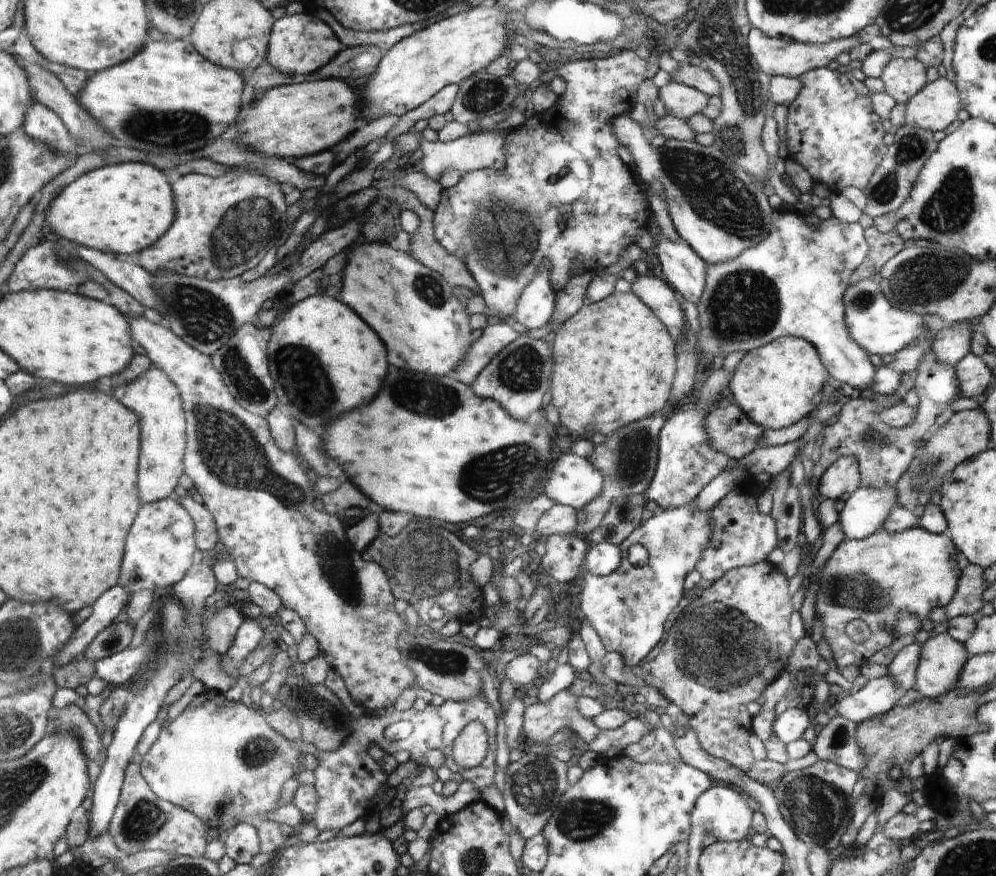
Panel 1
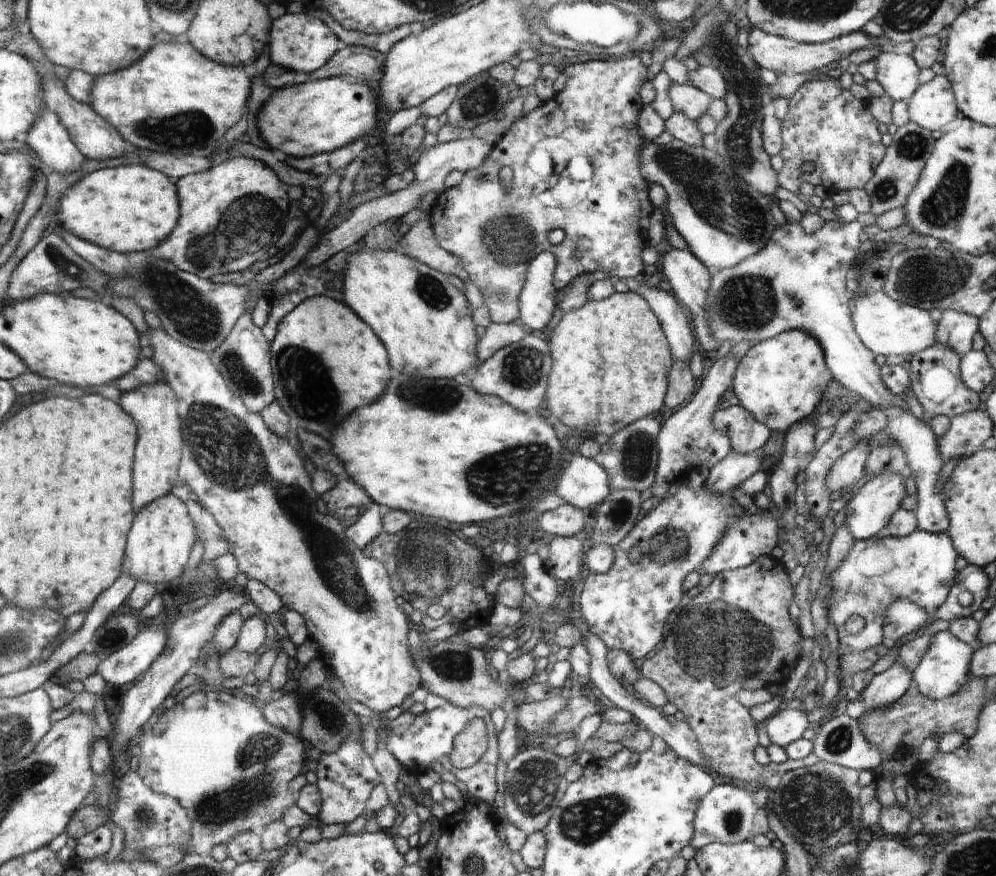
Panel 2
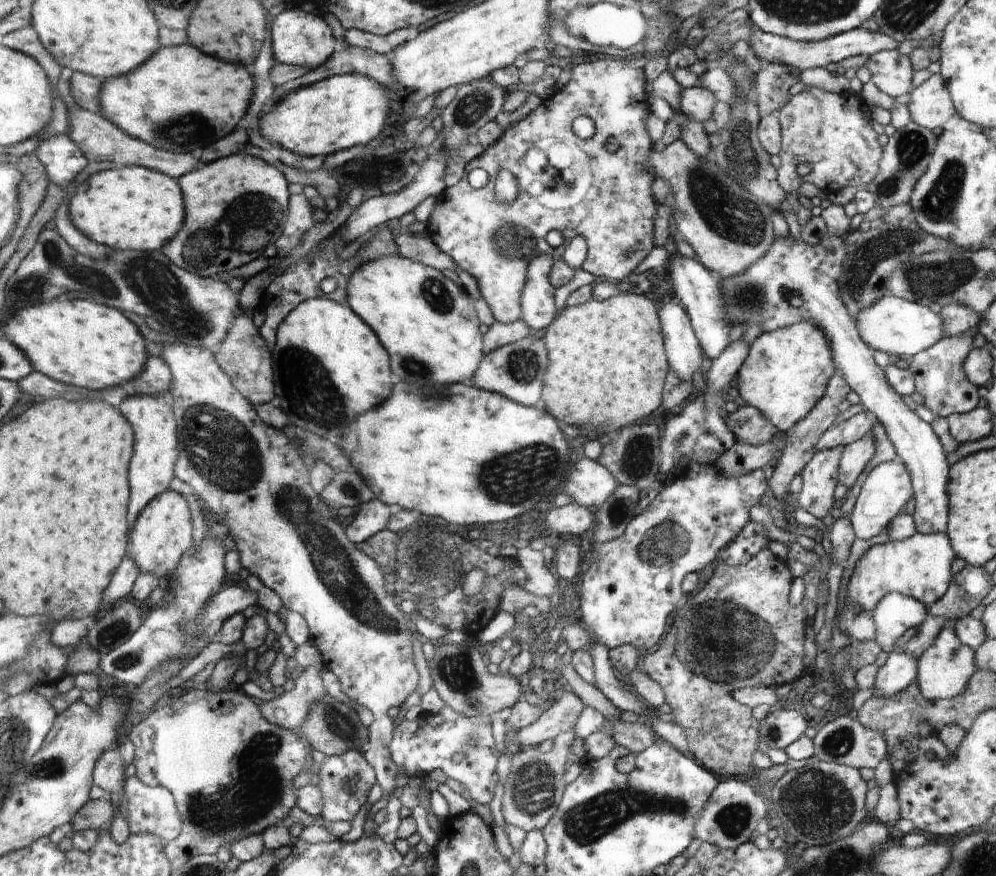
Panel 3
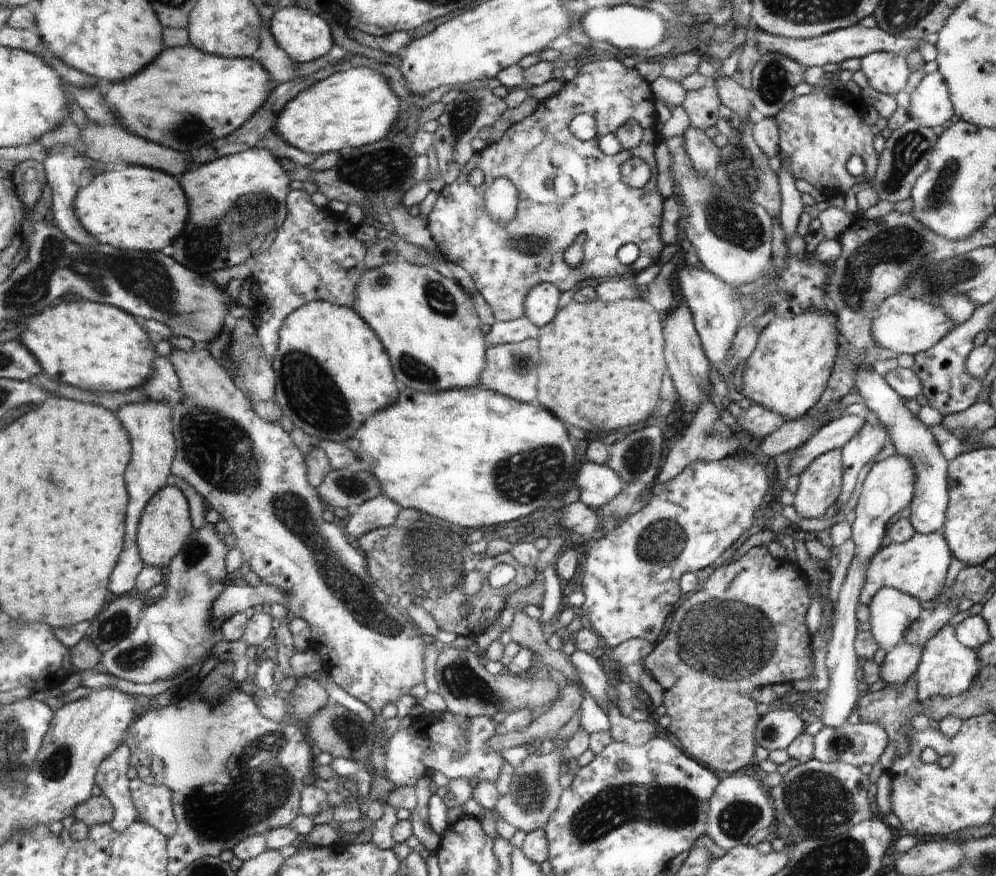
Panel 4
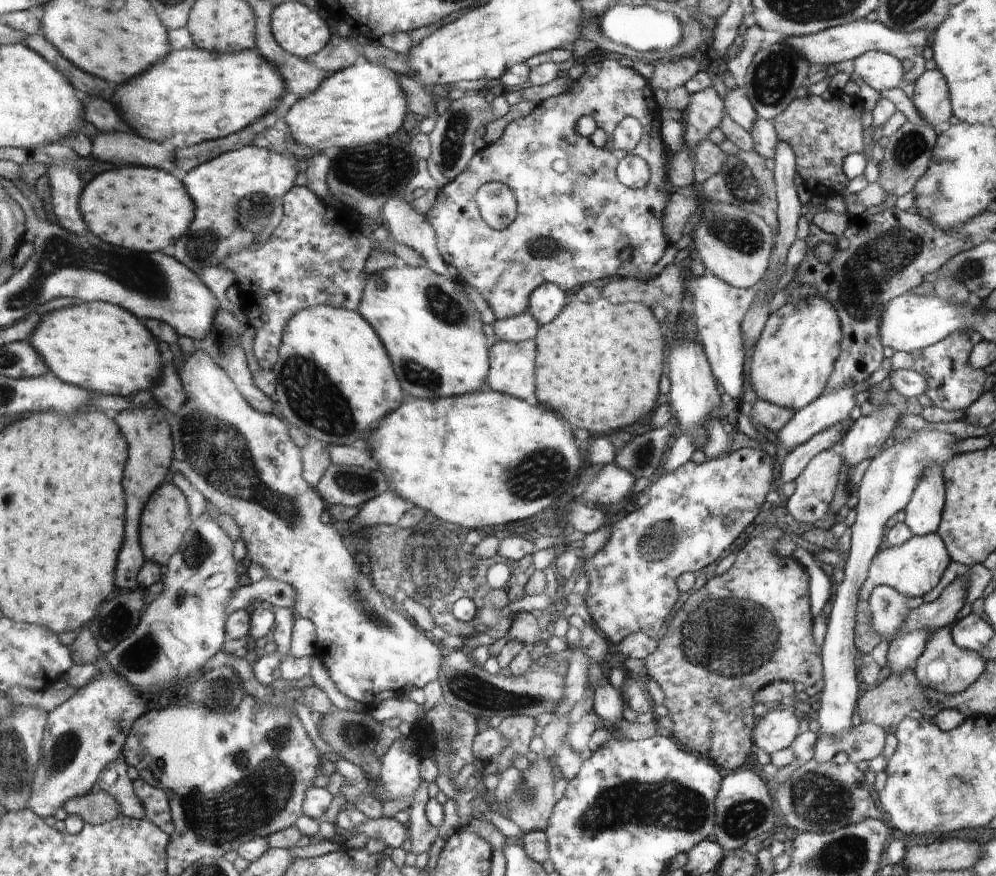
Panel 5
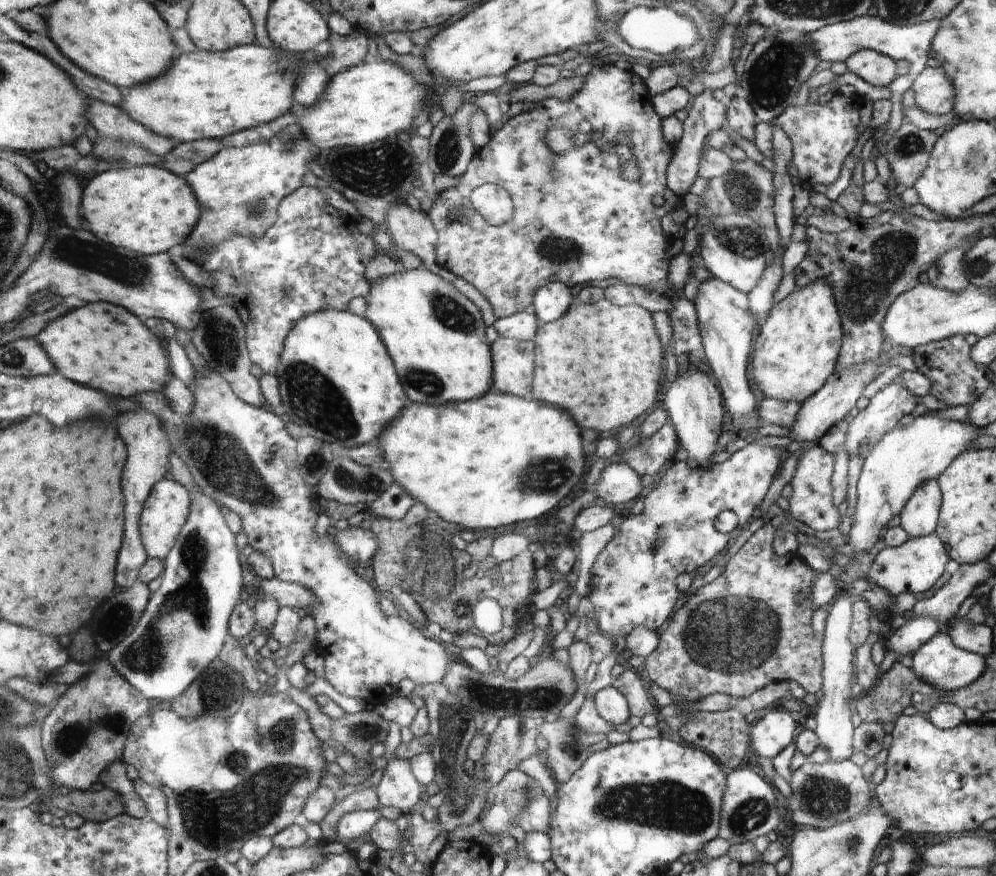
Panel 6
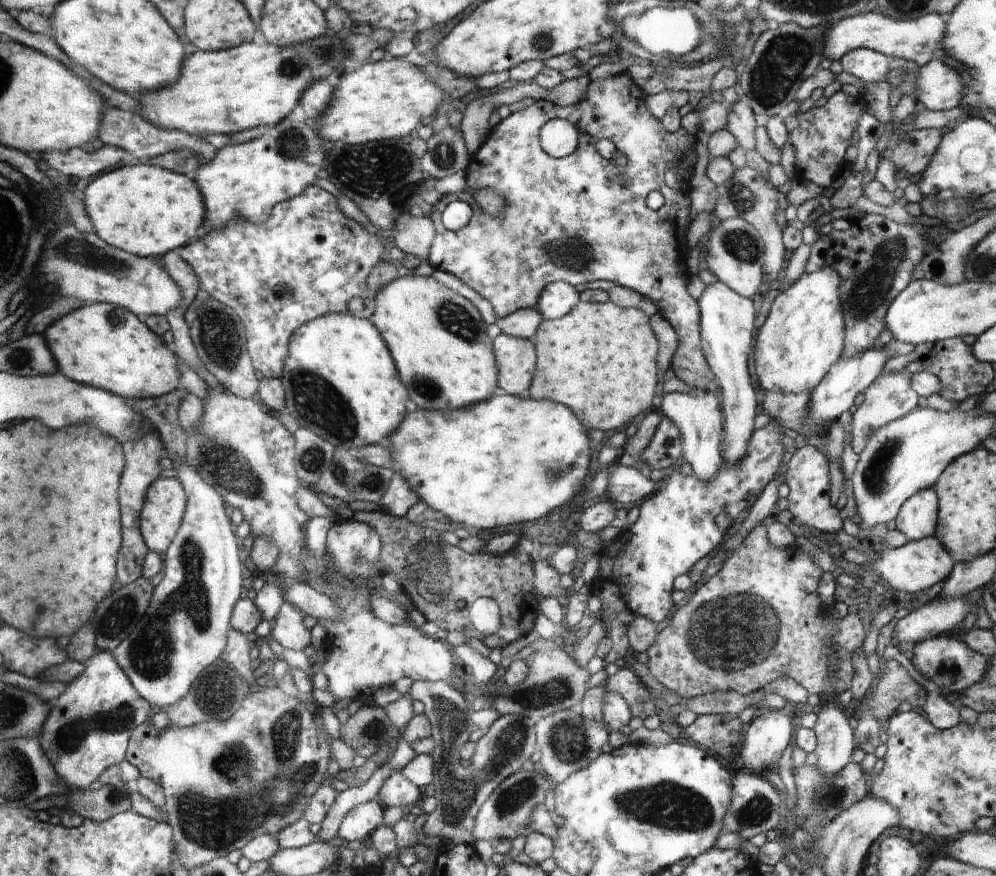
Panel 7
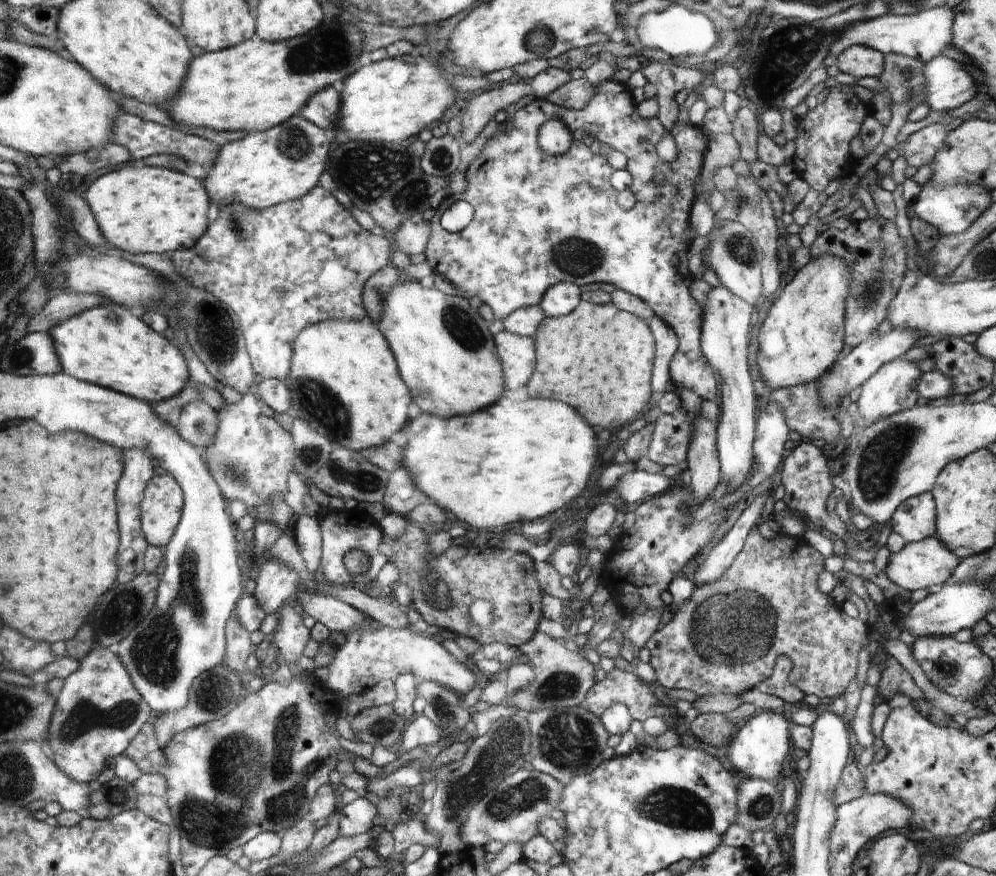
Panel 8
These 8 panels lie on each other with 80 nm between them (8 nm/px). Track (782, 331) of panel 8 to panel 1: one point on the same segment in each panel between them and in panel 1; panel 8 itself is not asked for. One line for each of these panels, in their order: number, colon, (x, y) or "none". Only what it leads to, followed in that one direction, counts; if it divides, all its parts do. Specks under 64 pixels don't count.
1: (776, 385)
2: (781, 381)
3: (786, 371)
4: (788, 370)
5: (795, 355)
6: (798, 348)
7: (802, 338)

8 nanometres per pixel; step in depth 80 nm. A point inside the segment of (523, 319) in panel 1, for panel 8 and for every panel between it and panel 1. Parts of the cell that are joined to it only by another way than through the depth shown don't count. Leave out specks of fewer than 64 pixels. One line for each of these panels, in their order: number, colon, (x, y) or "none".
2: (538, 298)
3: (538, 308)
4: (541, 304)
5: (545, 304)
6: (553, 301)
7: (559, 298)
8: (560, 300)

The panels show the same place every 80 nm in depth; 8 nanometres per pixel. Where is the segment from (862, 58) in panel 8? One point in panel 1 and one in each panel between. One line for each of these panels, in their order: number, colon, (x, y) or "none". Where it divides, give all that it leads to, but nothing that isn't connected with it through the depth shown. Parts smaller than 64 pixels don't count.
1: (902, 78)
2: (898, 74)
3: (892, 72)
4: (888, 73)
5: (881, 71)
6: (878, 70)
7: (865, 64)

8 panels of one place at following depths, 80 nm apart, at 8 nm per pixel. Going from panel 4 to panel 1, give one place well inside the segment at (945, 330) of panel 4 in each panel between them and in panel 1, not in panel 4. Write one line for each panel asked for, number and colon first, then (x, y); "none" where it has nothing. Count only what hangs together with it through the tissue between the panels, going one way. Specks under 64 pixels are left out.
1: (878, 327)
2: (885, 326)
3: (891, 324)

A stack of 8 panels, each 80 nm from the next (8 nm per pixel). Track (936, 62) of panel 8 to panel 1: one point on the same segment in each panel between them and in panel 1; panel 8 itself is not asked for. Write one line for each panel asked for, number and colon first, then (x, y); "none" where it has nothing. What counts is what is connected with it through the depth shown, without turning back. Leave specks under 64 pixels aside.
1: (934, 108)
2: (933, 106)
3: (930, 104)
4: (930, 104)
5: (931, 98)
6: (934, 91)
7: (939, 87)

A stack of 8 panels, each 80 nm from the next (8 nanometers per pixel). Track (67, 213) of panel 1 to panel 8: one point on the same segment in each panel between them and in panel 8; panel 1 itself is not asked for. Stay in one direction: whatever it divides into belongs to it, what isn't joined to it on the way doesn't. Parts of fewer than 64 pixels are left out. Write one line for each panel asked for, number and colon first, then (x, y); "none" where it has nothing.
2: (130, 208)
3: (135, 207)
4: (142, 208)
5: (146, 209)
6: (148, 209)
7: (148, 210)
8: (144, 209)

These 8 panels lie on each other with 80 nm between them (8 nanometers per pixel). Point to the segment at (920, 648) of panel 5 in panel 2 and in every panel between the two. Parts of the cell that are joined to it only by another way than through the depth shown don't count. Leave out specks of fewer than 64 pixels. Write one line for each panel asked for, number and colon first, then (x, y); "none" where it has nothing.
2: (885, 689)
3: (900, 670)
4: (900, 663)

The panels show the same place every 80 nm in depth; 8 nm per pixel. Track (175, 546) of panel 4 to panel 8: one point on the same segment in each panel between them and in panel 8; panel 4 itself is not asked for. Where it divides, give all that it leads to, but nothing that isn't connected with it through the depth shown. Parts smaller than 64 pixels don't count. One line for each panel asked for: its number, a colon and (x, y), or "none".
5: (167, 517)
6: (167, 509)
7: (161, 518)
8: (164, 501)

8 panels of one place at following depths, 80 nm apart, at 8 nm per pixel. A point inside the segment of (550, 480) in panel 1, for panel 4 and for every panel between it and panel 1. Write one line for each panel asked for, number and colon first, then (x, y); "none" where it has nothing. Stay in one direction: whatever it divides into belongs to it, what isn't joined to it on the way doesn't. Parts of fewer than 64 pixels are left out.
2: (584, 484)
3: (589, 484)
4: (597, 484)

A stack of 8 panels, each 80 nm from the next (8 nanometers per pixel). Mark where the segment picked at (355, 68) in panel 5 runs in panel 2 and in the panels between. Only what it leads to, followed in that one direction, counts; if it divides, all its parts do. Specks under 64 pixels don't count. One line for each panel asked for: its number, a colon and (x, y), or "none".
2: (305, 119)
3: (341, 111)
4: (355, 106)

